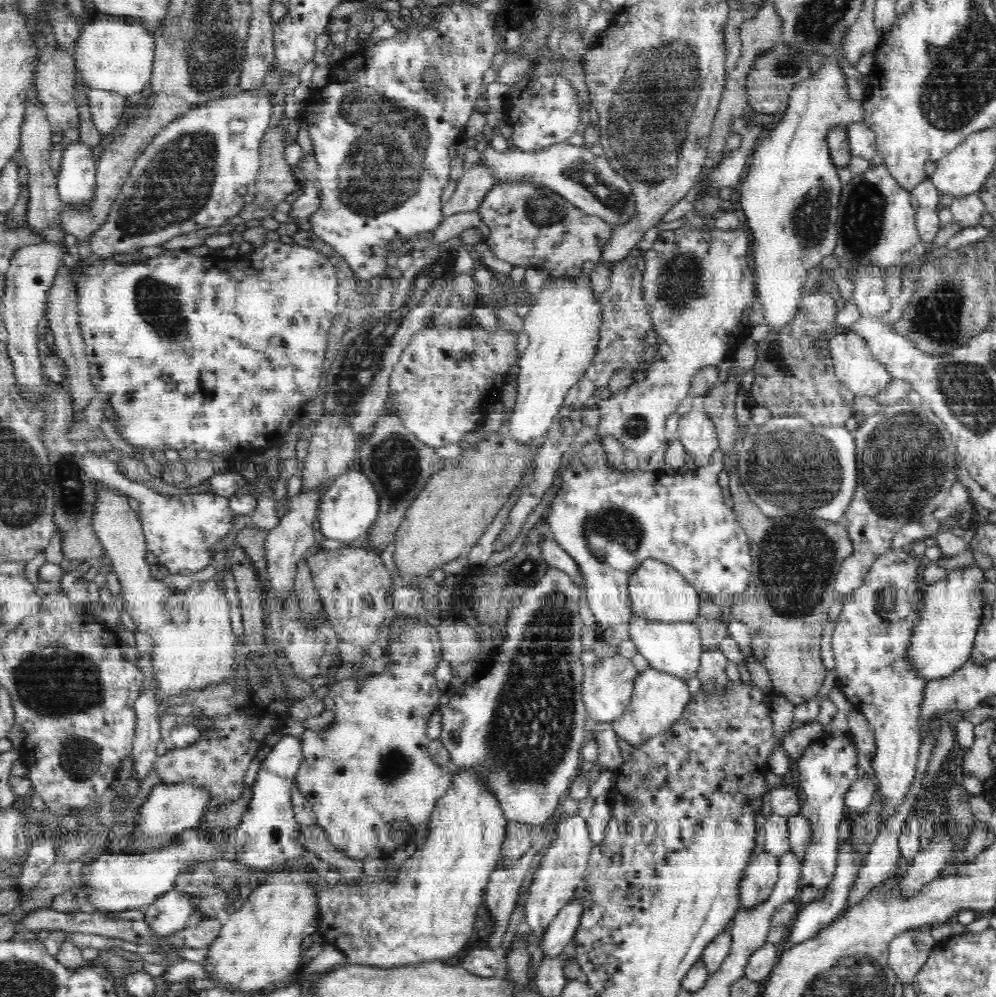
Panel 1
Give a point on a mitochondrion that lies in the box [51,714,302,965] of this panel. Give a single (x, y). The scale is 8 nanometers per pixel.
(80, 759)

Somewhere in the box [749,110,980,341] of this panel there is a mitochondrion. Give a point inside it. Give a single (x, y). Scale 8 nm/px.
(864, 207)

